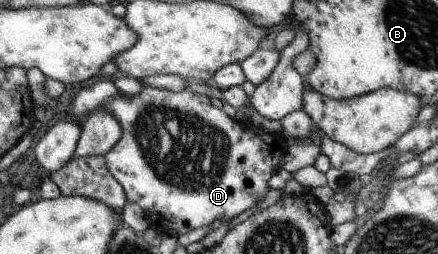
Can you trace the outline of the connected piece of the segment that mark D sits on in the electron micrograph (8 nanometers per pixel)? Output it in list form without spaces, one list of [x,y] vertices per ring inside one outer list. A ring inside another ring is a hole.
[[[141,88],[134,97],[128,97],[120,93],[111,99],[111,101],[101,105],[100,108],[107,110],[113,114],[113,117],[116,117],[122,131],[117,143],[104,155],[105,169],[111,173],[113,179],[115,179],[119,187],[123,189],[126,202],[139,205],[144,213],[146,223],[160,235],[166,231],[175,231],[177,235],[187,233],[191,231],[191,229],[197,229],[197,227],[207,227],[207,225],[213,223],[215,219],[229,222],[233,217],[237,217],[239,213],[243,213],[243,211],[247,211],[249,207],[253,207],[257,201],[262,201],[269,189],[267,187],[267,181],[269,181],[269,177],[280,168],[282,159],[288,149],[287,143],[285,142],[286,139],[280,133],[269,133],[262,131],[262,129],[256,130],[250,124],[236,121],[227,116],[222,110],[215,108],[209,102],[207,96],[200,95],[196,92],[192,93],[184,89],[180,92],[172,92],[159,88]]]

